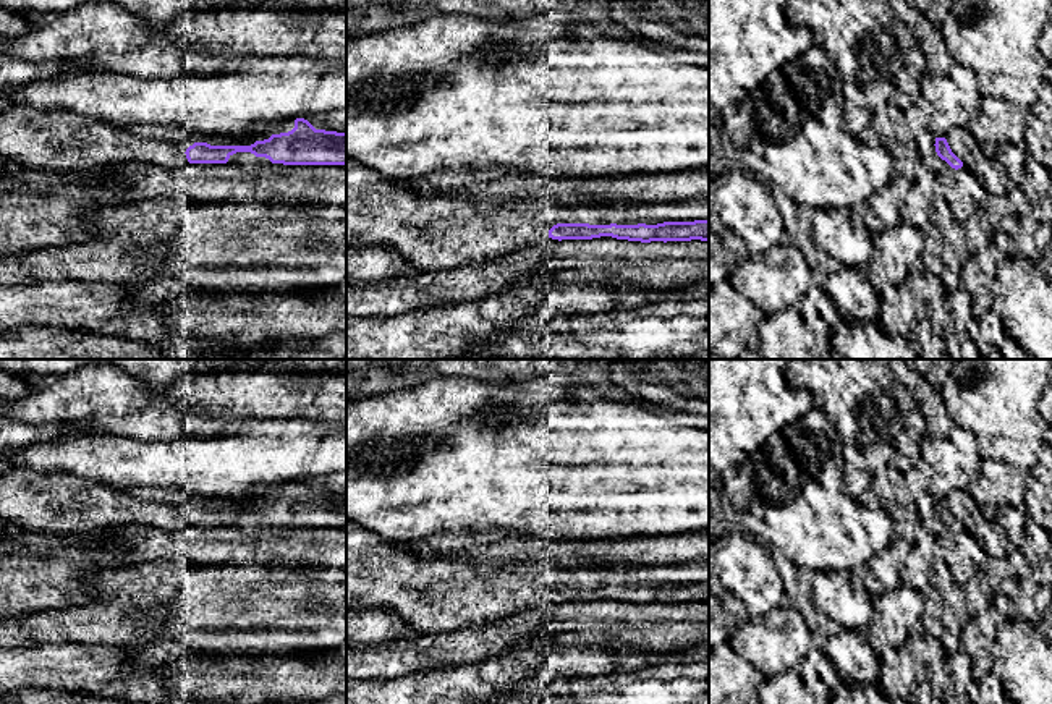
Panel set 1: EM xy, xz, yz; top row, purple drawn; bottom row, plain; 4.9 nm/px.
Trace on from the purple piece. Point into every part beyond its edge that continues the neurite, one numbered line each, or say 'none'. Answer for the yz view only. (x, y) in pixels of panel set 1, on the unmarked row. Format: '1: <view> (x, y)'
none

